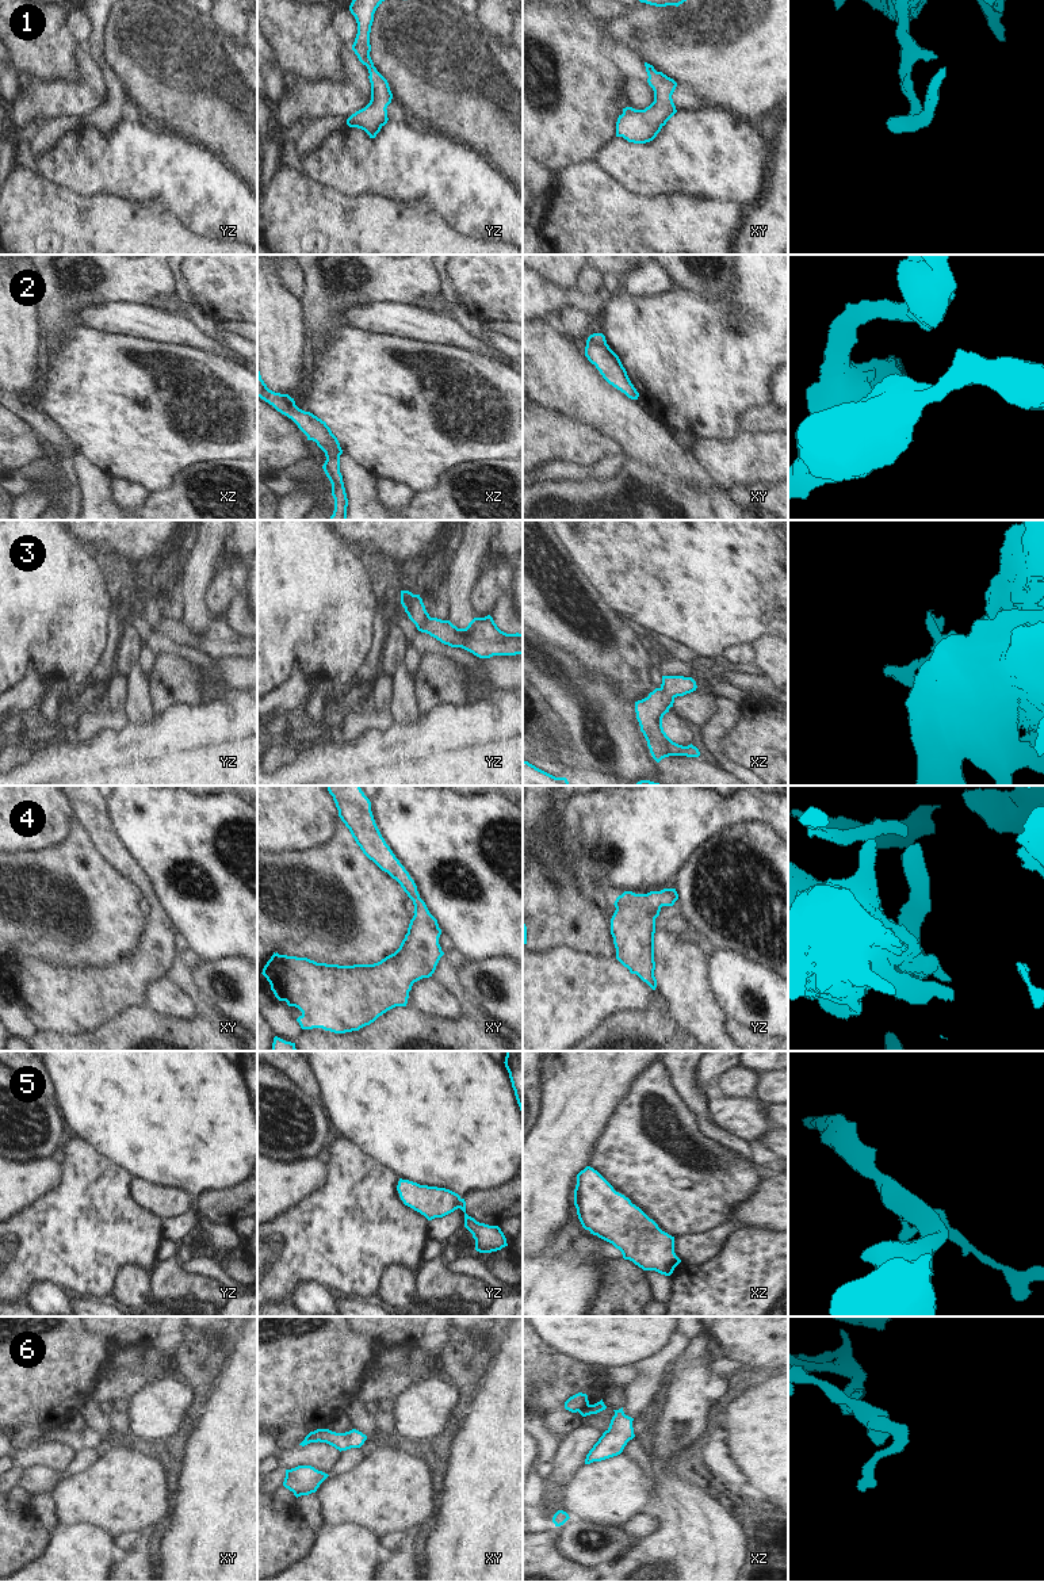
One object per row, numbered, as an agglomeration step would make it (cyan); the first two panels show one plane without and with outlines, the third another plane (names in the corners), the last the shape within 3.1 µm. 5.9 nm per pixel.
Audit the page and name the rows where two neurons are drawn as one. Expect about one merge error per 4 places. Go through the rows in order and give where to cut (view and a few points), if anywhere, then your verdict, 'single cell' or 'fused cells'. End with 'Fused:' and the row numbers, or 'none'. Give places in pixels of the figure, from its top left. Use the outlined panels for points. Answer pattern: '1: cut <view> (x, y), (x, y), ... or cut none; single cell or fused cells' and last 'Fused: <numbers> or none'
1: cut none; single cell
2: cut xy (588, 339), (605, 344); fused cells
3: cut none; single cell
4: cut none; single cell
5: cut yz (463, 1199), (458, 1207); fused cells
6: cut none; single cell
Fused: 2, 5

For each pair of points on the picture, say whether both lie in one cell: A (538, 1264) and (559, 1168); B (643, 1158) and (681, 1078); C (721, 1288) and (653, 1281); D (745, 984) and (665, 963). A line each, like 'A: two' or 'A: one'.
A: two
B: two
C: two
D: two

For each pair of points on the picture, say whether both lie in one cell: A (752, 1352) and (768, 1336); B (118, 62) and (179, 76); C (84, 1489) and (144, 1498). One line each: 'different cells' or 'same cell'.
A: same cell
B: same cell
C: same cell

